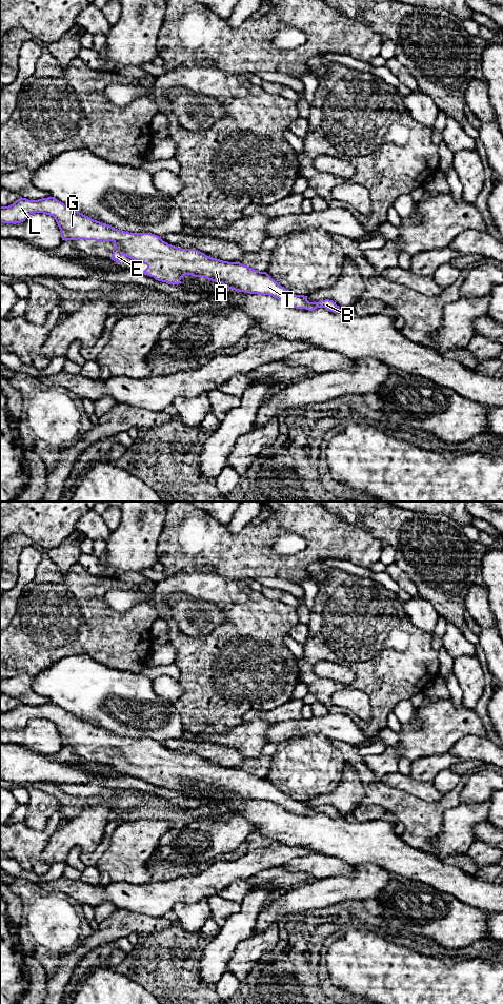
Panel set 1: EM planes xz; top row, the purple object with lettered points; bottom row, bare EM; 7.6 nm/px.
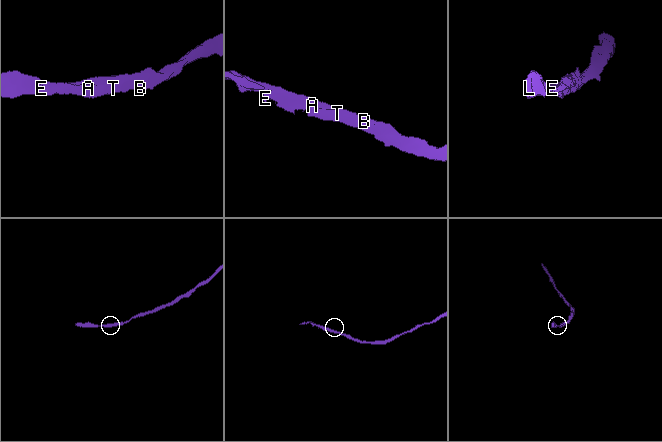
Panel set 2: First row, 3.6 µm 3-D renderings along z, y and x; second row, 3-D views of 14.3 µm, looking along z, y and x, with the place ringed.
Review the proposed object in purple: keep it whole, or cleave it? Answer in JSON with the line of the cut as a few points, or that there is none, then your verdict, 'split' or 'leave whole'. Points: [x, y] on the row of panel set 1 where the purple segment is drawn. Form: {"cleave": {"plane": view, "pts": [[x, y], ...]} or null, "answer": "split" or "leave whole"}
{"cleave": null, "answer": "leave whole"}

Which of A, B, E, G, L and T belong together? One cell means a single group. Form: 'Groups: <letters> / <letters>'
Groups: A B E G L T

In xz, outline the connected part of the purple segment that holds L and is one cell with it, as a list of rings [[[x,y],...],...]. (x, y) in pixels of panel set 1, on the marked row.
[[[20,197],[8,206],[0,206],[0,222],[3,223],[20,223],[25,221],[28,215],[33,213],[43,213],[53,216],[60,229],[62,240],[95,240],[95,241],[113,241],[115,247],[110,259],[120,263],[121,256],[124,255],[130,259],[142,262],[147,265],[143,274],[154,277],[158,281],[168,284],[179,284],[185,275],[194,277],[205,277],[208,280],[222,283],[228,289],[235,291],[273,296],[289,307],[296,309],[305,309],[313,311],[317,308],[325,308],[334,313],[344,313],[353,315],[351,309],[343,310],[333,300],[325,299],[318,302],[309,302],[307,296],[296,295],[290,293],[284,287],[275,281],[266,272],[254,270],[240,262],[228,262],[220,259],[212,258],[196,249],[181,249],[168,244],[161,237],[152,233],[129,233],[120,231],[112,225],[94,220],[88,216],[65,205],[63,202],[54,197],[42,198],[38,200],[28,200]]]

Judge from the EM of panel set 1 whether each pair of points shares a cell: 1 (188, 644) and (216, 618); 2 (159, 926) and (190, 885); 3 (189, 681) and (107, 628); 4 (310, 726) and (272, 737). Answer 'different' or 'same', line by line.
1: different
2: different
3: different
4: same

